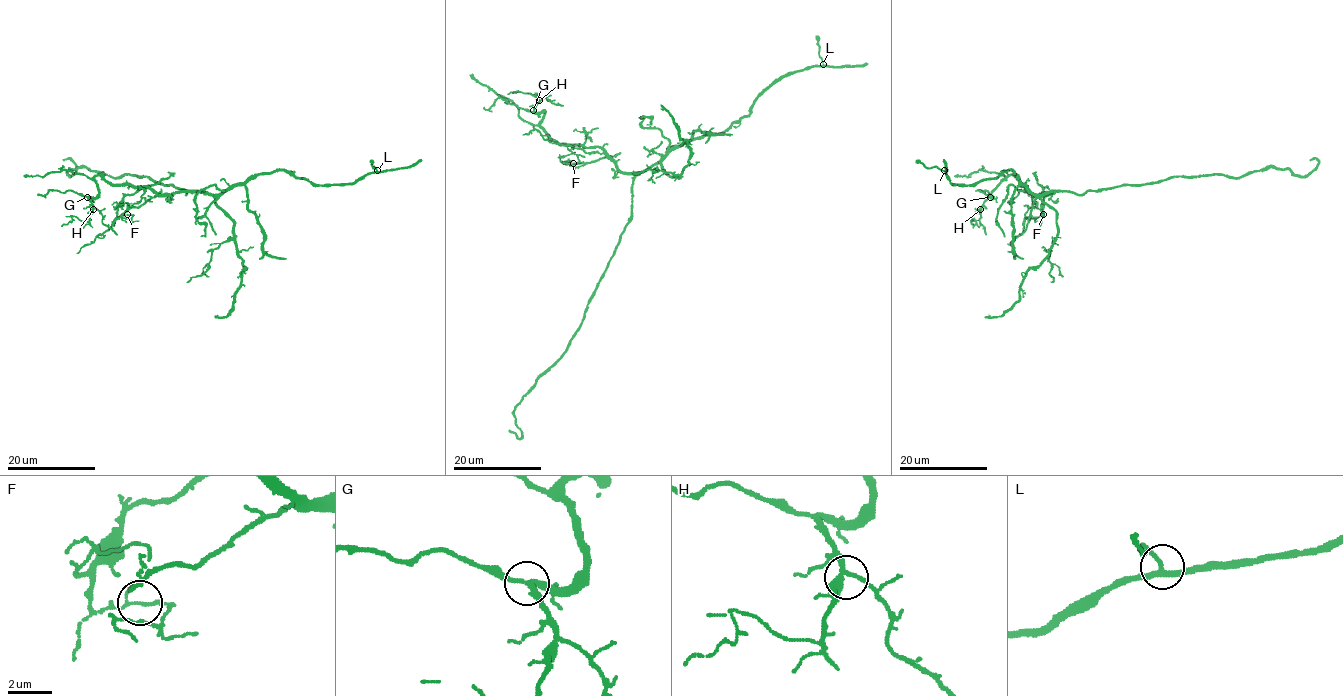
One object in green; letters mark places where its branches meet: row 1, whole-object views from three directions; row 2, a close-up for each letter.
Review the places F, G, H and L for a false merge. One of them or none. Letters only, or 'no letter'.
F

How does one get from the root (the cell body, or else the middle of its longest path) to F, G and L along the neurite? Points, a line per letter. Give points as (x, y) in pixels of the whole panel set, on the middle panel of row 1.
F: (632, 198), (634, 176), (624, 174), (603, 154), (586, 153), (568, 145), (579, 160), (572, 163)
G: (632, 198), (633, 175), (624, 174), (601, 148), (557, 144), (541, 126), (544, 111), (533, 110)
L: (632, 198), (633, 179), (672, 149), (694, 138), (724, 132), (746, 116), (752, 102), (773, 84), (823, 64)

